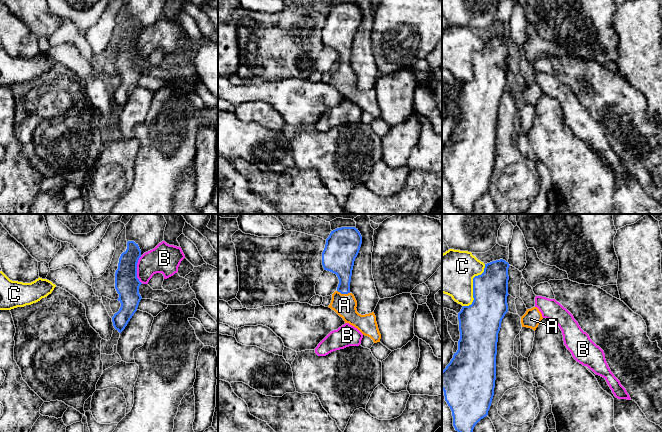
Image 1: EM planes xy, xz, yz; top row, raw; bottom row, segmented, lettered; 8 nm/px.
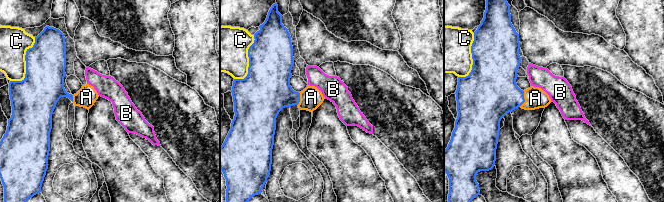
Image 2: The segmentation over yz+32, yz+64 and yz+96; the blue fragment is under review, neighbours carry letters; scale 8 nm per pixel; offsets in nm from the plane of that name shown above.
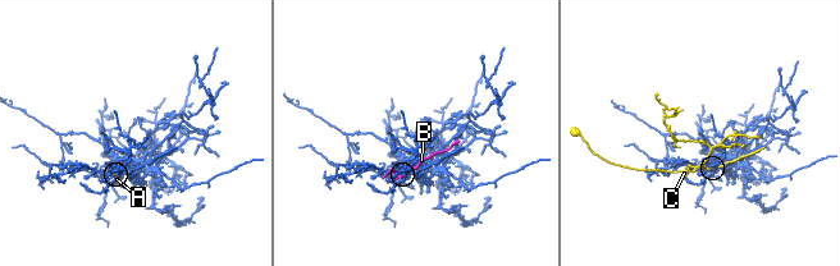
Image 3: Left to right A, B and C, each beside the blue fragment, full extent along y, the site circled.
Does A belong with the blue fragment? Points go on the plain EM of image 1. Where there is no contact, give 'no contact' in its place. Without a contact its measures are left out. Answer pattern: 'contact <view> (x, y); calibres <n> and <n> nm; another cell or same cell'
contact xz (343, 69); calibres 200 and 180 nm; same cell

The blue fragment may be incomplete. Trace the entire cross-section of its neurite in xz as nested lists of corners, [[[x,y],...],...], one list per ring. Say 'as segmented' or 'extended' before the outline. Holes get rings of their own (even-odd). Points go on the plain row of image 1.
extended | [[[341,3],[331,7],[322,28],[324,46],[337,51],[339,60],[332,70],[328,82],[334,86],[345,99],[357,104],[363,111],[370,113],[374,119],[380,118],[381,110],[374,88],[361,91],[357,88],[357,77],[350,68],[350,58],[355,34],[362,20],[362,12],[355,3]]]

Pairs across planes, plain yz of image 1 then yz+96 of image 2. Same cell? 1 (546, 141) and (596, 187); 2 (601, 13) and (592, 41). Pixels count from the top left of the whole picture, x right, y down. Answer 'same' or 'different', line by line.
1: same
2: different

